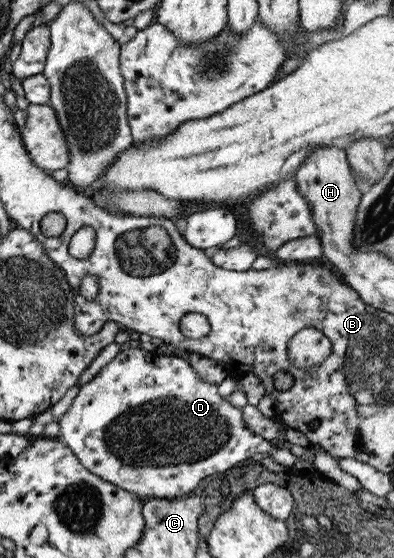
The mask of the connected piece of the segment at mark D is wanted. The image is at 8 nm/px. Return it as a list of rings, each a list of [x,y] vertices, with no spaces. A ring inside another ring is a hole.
[[[139,346],[120,350],[93,380],[79,388],[65,416],[57,420],[61,430],[58,439],[73,451],[86,469],[144,501],[188,496],[195,493],[205,477],[215,472],[233,471],[238,462],[251,459],[259,452],[268,452],[277,462],[289,466],[301,459],[251,434],[243,424],[243,411],[218,393],[218,384],[203,380],[178,356],[145,352]]]

